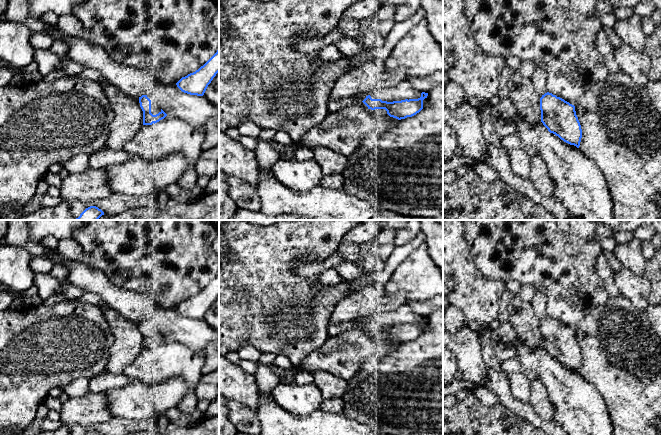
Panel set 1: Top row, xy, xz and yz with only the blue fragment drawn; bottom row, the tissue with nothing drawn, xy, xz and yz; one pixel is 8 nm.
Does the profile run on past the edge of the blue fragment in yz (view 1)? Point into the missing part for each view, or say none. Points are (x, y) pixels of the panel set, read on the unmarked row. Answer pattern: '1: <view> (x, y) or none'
1: none

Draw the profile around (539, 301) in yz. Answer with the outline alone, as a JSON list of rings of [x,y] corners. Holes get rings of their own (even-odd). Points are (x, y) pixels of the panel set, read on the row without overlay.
[[[536,290],[531,301],[531,305],[535,315],[539,319],[542,320],[545,317],[547,317],[547,313],[546,313],[547,299],[542,292]]]

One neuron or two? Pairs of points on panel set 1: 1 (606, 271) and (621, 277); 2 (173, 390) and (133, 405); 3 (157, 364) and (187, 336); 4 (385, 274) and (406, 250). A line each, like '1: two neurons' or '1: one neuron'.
1: two neurons
2: one neuron
3: two neurons
4: one neuron

